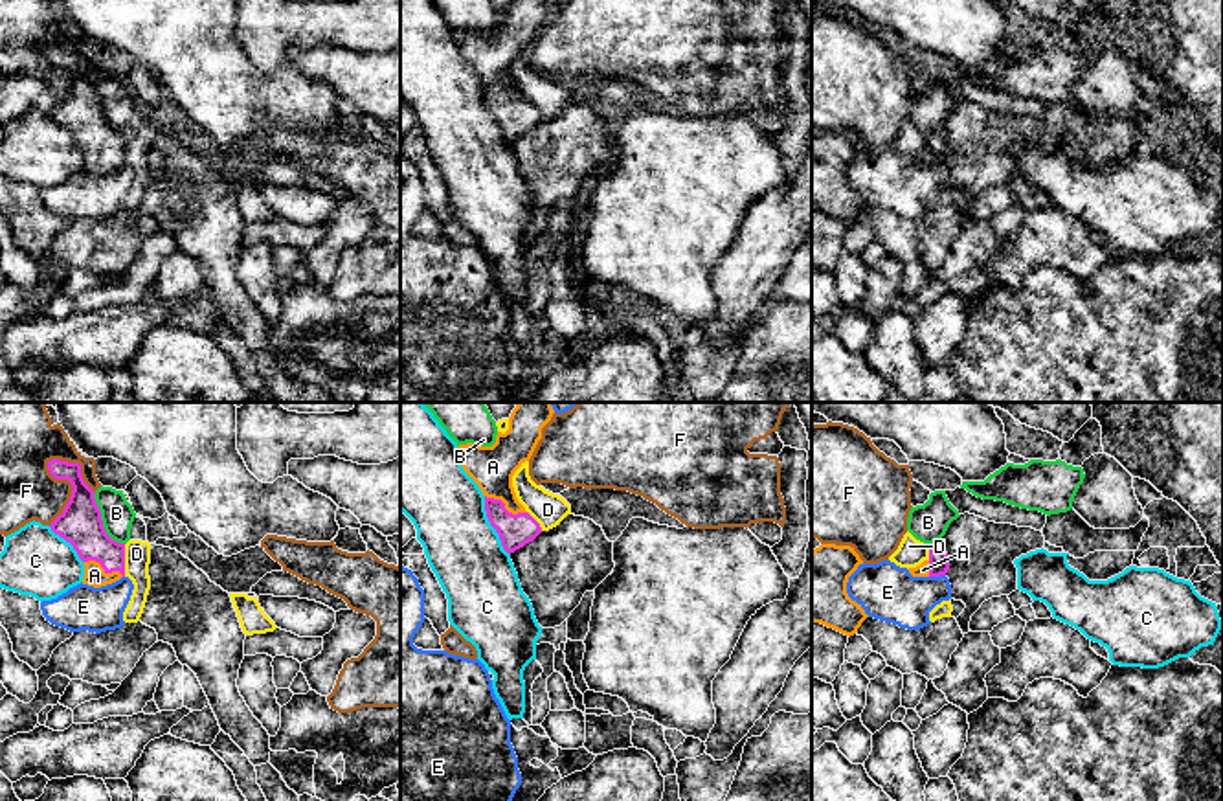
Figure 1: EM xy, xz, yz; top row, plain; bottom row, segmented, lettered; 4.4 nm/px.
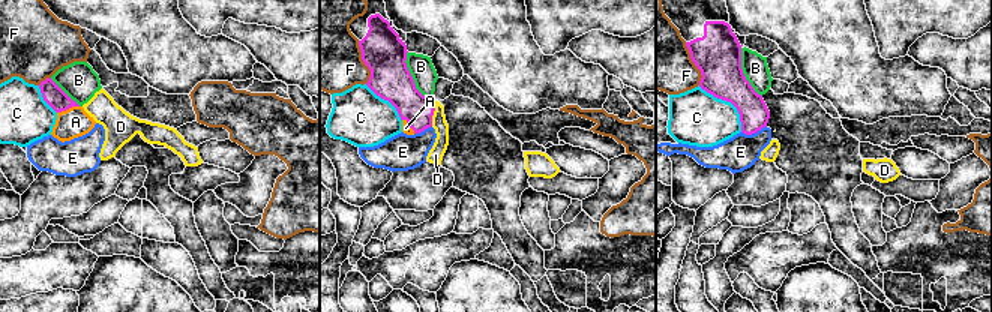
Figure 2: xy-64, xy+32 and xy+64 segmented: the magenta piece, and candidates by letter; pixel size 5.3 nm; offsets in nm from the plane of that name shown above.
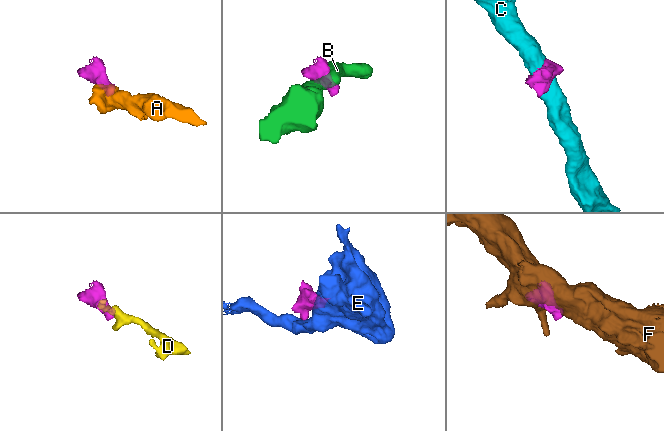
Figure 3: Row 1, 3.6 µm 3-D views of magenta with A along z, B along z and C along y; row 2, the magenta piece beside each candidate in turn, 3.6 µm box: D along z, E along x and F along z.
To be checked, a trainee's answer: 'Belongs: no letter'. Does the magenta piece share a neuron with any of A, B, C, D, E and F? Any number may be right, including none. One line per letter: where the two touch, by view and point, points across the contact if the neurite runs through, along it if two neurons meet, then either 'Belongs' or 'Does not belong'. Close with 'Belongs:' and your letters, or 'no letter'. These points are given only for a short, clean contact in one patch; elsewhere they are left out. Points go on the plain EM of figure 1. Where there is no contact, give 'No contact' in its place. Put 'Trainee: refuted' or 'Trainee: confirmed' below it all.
A: Touches magenta at xz (504, 96). Path across: xz (515, 120), (504, 96), (493, 56). Belongs
B: Touches magenta at xy (101, 111). Does not belong
C: Touches magenta at xz (491, 112). Does not belong
D: Touches magenta at xy (123, 149). Boundary: xy (123, 133), (125, 164). Does not belong
E: Touches magenta at yz (937, 164). Does not belong
F: Touches magenta at xy (63, 67). Does not belong
Belongs: A
Trainee: refuted

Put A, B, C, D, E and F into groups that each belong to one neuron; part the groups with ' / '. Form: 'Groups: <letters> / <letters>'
Groups: A / B / C / D / E / F

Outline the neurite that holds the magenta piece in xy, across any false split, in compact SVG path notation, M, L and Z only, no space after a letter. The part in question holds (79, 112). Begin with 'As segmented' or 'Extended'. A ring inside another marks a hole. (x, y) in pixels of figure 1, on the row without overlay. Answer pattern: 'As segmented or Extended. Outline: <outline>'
Extended. Outline: M51 48L48 59L55 68L68 68L73 75L70 90L50 116L70 130L83 149L83 173L101 176L125 165L125 132L107 123L95 81L84 72L81 53Z

